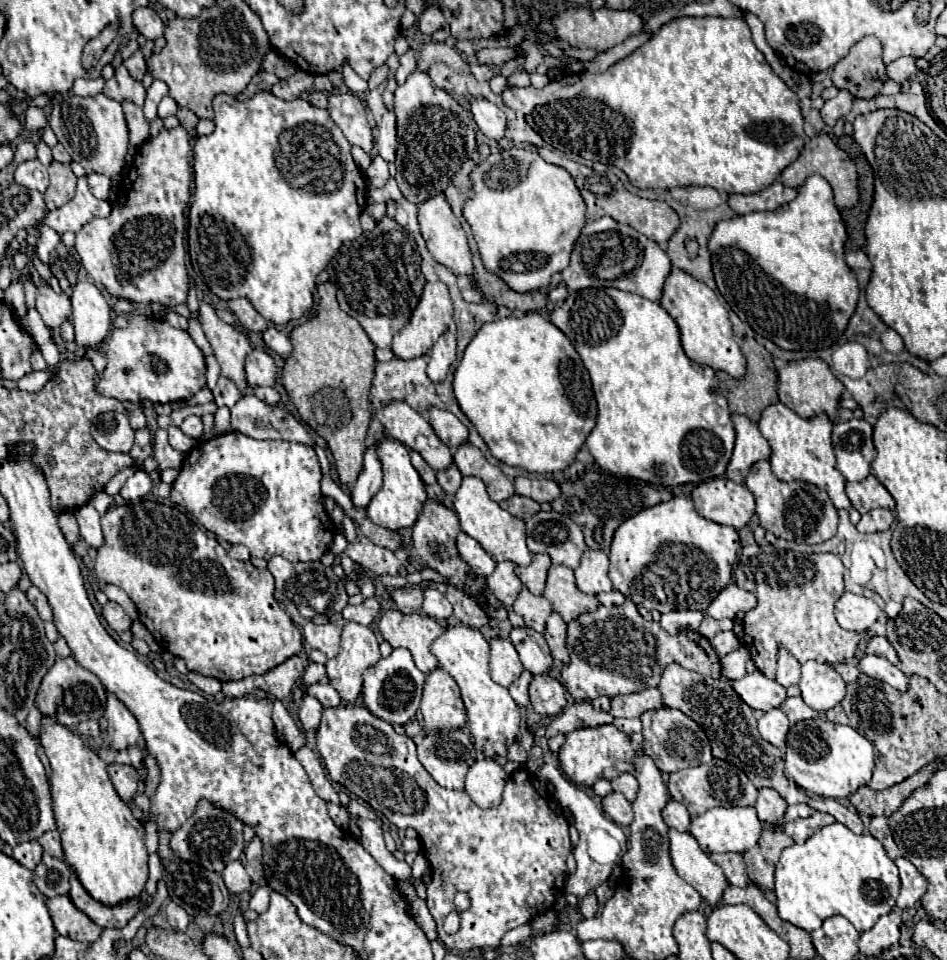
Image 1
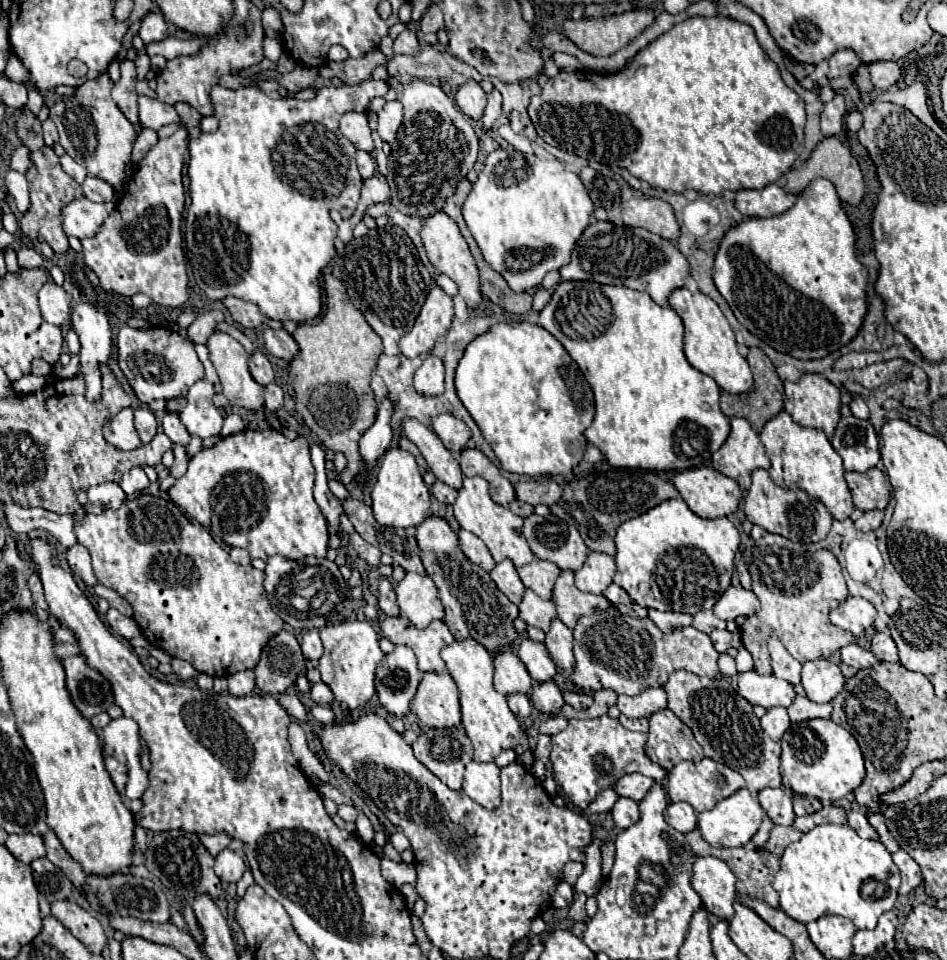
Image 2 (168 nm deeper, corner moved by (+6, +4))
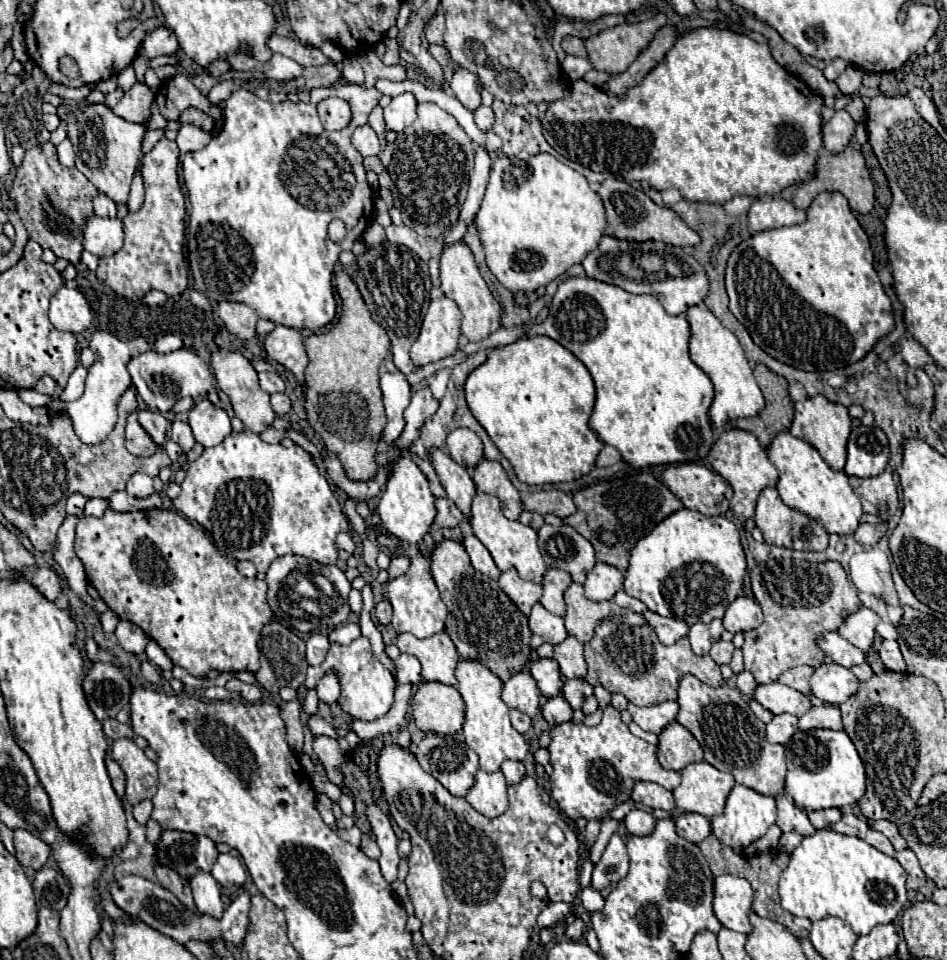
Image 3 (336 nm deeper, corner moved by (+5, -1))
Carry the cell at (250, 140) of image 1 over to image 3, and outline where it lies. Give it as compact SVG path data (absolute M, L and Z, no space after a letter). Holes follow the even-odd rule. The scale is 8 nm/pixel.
M350 83L312 89L310 103L270 103L246 89L238 89L228 97L222 131L212 137L204 149L182 153L180 157L192 203L188 231L196 237L196 249L190 249L188 261L198 291L216 303L246 303L260 319L294 329L320 329L334 319L334 265L338 263L340 251L350 249L352 243L362 237L374 213L374 195L372 187L366 183L366 167L362 155L352 147L350 137L356 127L368 123L368 115L378 105L380 97L382 93L376 87L368 89ZM326 97L342 97L352 109L352 121L342 131L326 131L320 125L316 103ZM334 217L342 219L346 225L346 239L340 243L334 243L326 231Z

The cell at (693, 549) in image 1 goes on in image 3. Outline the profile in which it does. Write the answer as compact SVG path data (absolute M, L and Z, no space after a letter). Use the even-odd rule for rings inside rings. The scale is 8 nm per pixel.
M680 509L660 521L648 535L638 539L638 543L630 549L628 569L624 577L624 591L630 597L640 599L650 611L676 617L694 625L698 621L710 623L712 619L722 619L726 607L738 597L742 589L746 573L746 557L740 545L740 533L732 521L726 517L704 517L692 509Z

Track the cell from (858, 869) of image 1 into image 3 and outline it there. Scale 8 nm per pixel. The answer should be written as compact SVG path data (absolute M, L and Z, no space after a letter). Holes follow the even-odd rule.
M820 829L792 851L788 867L780 875L780 899L782 907L796 917L806 917L810 921L820 921L824 917L840 917L850 927L854 927L856 935L866 935L878 923L892 923L896 915L902 911L906 903L906 873L894 857L884 855L874 849L866 841L858 837L848 837L842 833L834 833L832 829Z

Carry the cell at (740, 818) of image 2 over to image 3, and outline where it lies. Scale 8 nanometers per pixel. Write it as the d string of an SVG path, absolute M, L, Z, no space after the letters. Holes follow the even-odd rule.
M736 785L726 799L724 813L720 817L712 817L710 825L712 825L712 835L722 845L736 849L736 847L748 847L752 841L762 837L774 821L776 821L774 797L766 797L766 795L760 795L760 793L744 787L744 785Z

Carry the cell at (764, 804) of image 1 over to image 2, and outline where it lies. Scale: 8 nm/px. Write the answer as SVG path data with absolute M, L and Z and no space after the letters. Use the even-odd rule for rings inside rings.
M765 788L761 792L757 792L757 798L761 802L761 806L767 810L767 816L773 820L773 824L783 824L783 826L791 826L795 820L795 812L793 812L793 796L787 794L783 788Z

